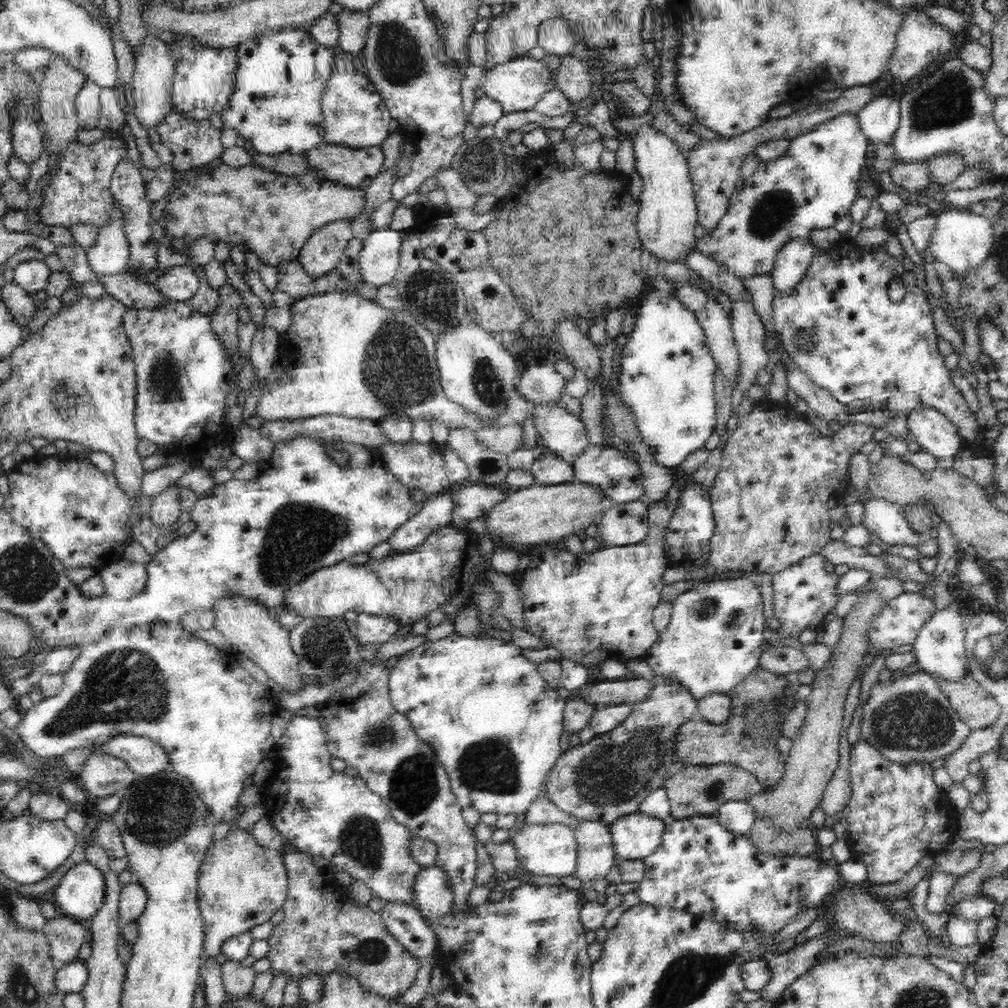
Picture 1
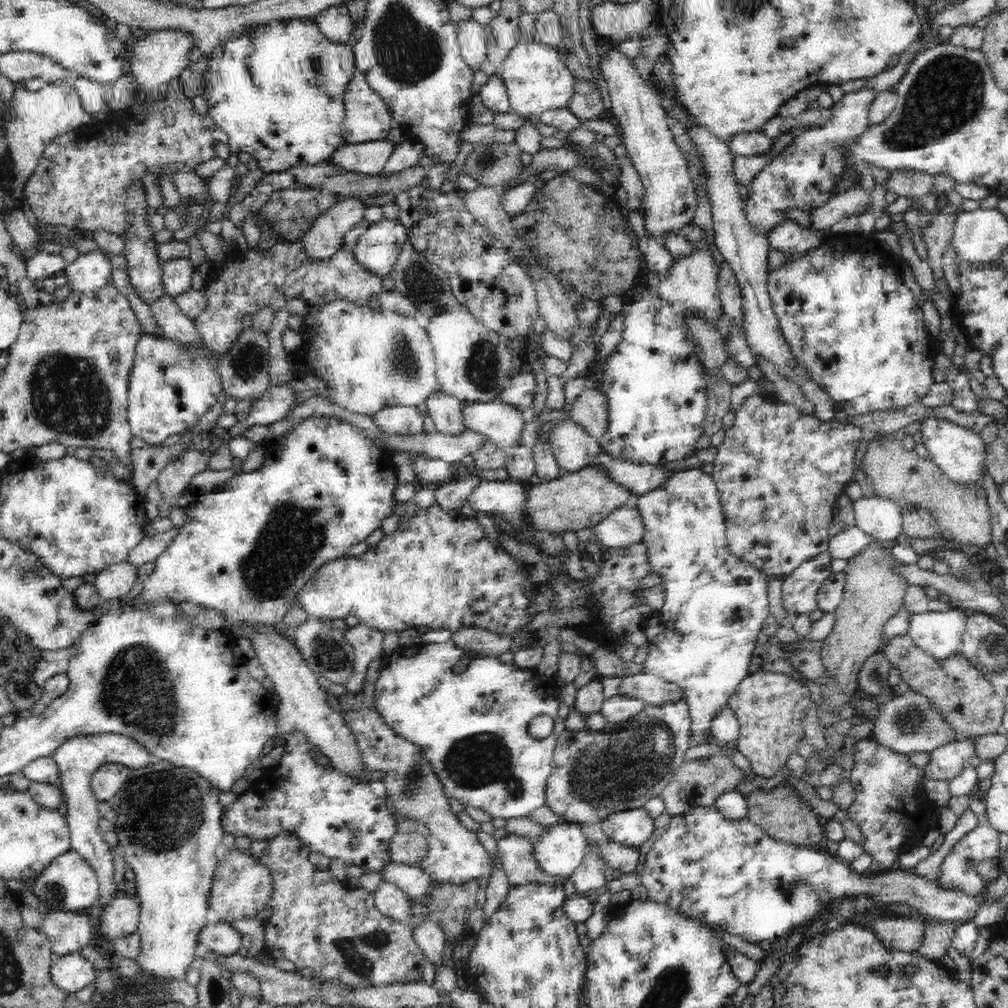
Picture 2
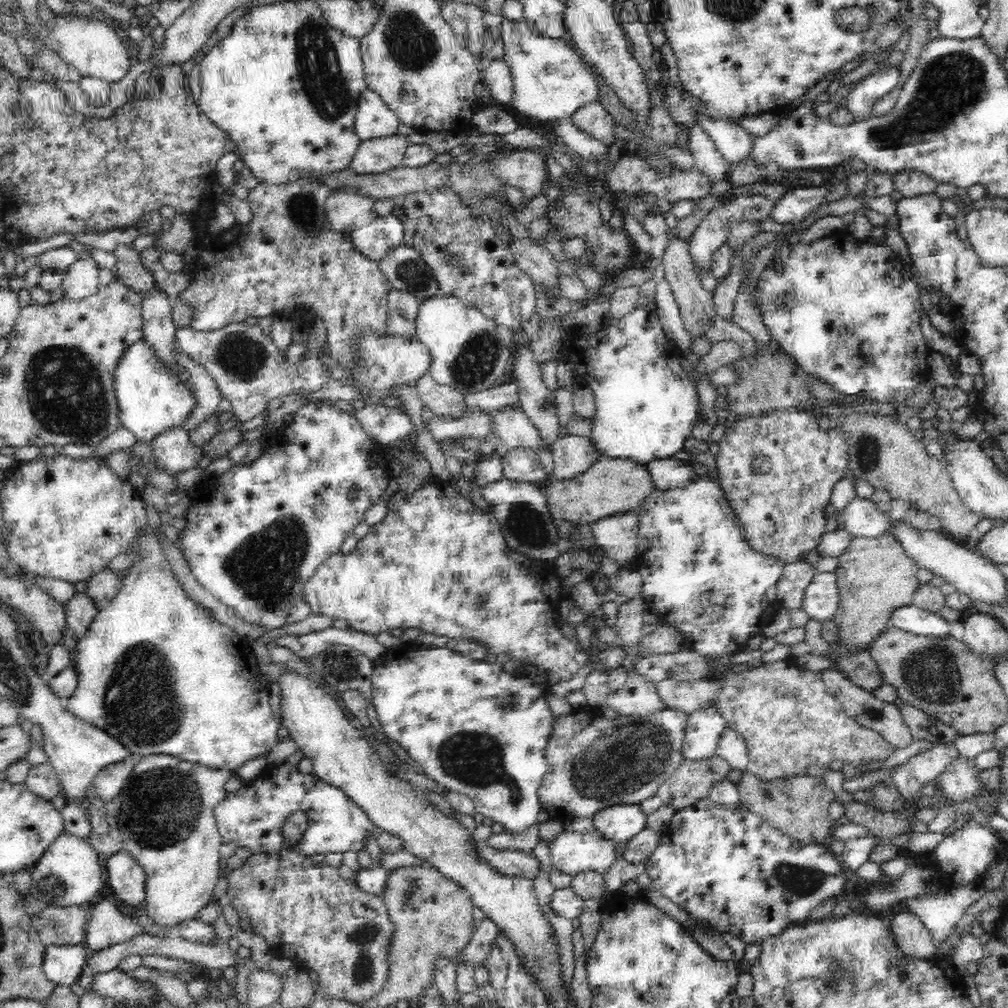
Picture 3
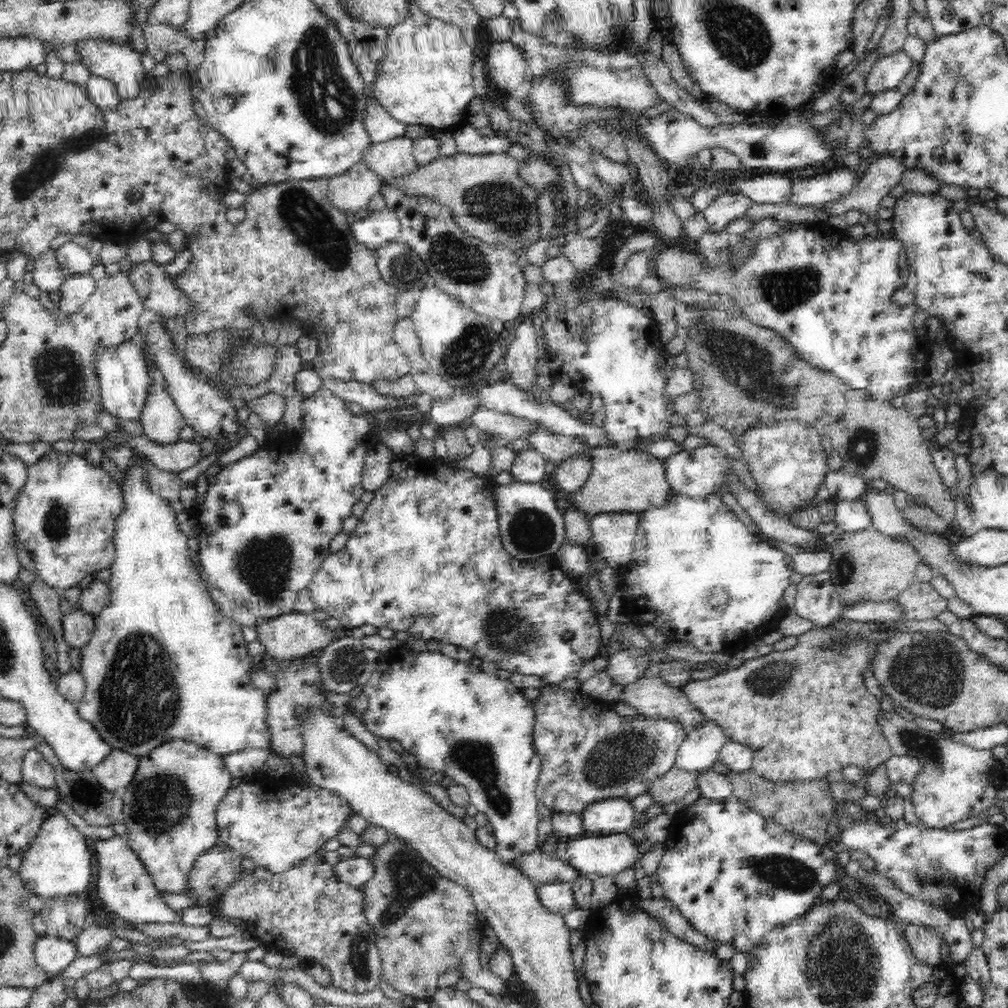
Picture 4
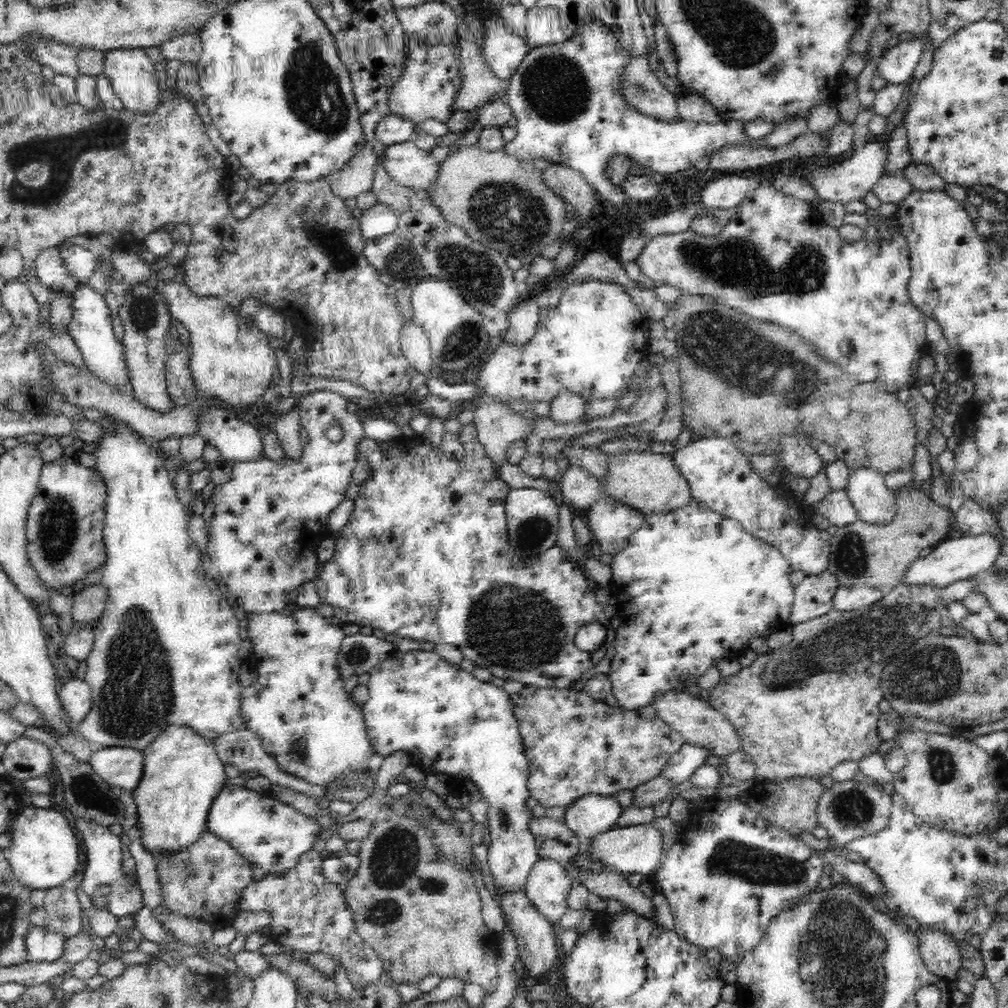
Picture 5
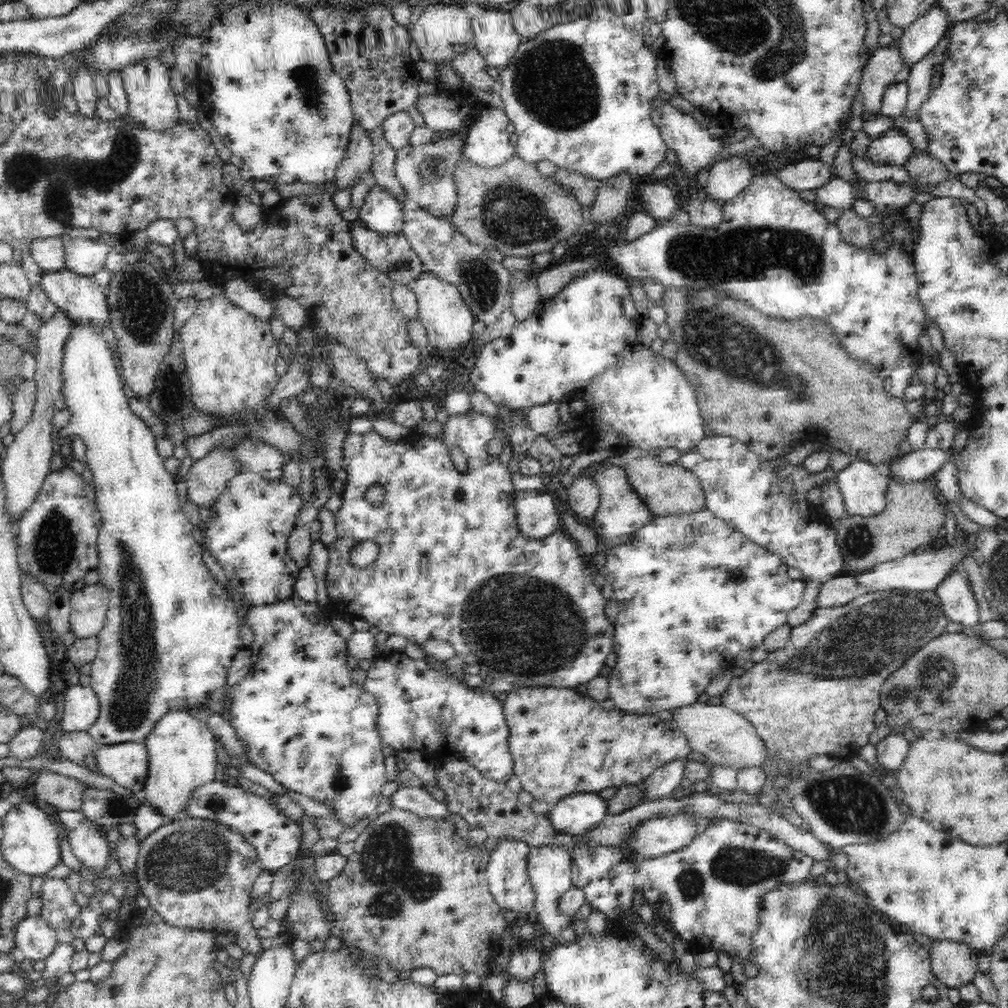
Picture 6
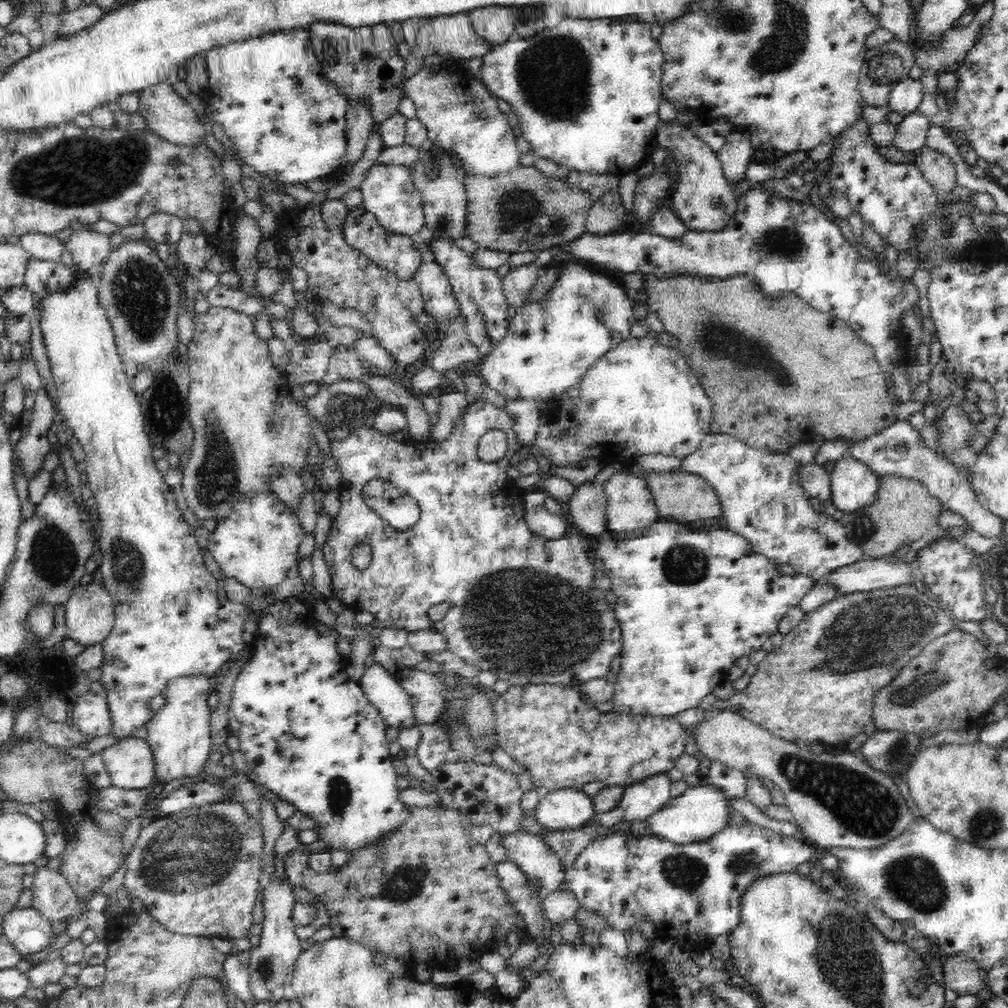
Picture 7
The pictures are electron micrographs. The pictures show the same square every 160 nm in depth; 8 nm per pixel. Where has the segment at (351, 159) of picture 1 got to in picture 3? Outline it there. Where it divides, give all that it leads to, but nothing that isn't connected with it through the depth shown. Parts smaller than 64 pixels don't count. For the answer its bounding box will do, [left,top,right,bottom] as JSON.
[350,135,409,174]

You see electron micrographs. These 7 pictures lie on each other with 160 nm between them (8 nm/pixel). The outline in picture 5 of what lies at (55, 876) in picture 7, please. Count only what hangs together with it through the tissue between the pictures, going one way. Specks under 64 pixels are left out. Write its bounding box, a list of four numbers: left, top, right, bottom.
[44,886,81,939]

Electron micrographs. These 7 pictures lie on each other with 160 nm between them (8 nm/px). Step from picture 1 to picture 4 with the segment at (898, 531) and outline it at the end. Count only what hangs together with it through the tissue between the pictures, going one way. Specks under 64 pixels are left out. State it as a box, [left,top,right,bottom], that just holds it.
[832,499,871,533]

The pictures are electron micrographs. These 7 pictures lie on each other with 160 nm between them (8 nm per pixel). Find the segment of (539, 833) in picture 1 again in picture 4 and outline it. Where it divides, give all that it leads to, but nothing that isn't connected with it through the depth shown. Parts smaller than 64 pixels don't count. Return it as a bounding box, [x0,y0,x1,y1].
[564,833,642,877]

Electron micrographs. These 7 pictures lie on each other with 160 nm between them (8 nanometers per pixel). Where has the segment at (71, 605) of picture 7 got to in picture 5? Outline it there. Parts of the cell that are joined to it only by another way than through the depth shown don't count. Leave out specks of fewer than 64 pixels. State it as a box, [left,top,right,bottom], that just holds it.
[71,583,109,628]

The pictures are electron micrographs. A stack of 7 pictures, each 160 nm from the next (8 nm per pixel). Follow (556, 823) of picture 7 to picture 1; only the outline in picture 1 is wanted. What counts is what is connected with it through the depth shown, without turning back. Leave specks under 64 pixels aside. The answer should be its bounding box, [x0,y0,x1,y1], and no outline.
[610,812,666,861]

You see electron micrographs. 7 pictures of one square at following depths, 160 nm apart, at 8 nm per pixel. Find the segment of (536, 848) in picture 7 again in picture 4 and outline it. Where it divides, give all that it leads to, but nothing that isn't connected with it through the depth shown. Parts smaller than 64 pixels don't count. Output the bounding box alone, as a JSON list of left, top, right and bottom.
[537,882,577,917]

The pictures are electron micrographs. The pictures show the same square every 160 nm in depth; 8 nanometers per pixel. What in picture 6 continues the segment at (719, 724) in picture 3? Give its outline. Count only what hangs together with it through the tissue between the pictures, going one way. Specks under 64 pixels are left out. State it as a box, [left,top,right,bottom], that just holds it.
[643,759,688,801]

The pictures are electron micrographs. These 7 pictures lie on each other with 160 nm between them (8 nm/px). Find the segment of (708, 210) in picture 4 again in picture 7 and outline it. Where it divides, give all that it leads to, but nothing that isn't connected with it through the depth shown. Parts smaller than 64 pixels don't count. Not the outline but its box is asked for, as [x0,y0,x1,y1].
[717,126,754,186]

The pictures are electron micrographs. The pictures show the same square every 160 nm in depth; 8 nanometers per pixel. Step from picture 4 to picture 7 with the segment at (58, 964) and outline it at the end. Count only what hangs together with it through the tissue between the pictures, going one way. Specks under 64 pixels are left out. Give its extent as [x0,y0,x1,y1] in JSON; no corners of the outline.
[3,907,54,958]

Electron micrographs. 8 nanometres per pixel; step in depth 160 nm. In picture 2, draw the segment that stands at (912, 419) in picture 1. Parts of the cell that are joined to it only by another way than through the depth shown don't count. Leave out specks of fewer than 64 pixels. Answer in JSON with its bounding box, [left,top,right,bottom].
[920,417,987,485]

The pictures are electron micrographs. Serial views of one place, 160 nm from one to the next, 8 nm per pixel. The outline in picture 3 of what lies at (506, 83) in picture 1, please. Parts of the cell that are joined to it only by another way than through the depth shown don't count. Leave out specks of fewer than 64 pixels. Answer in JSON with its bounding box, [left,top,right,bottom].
[500,18,604,121]

